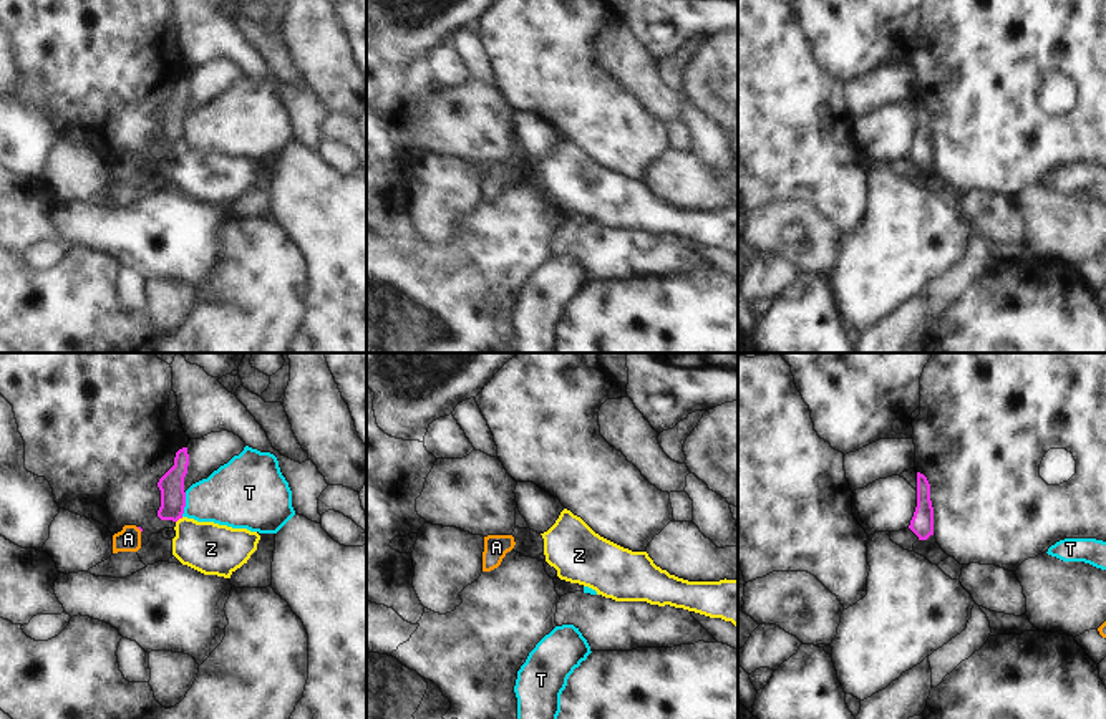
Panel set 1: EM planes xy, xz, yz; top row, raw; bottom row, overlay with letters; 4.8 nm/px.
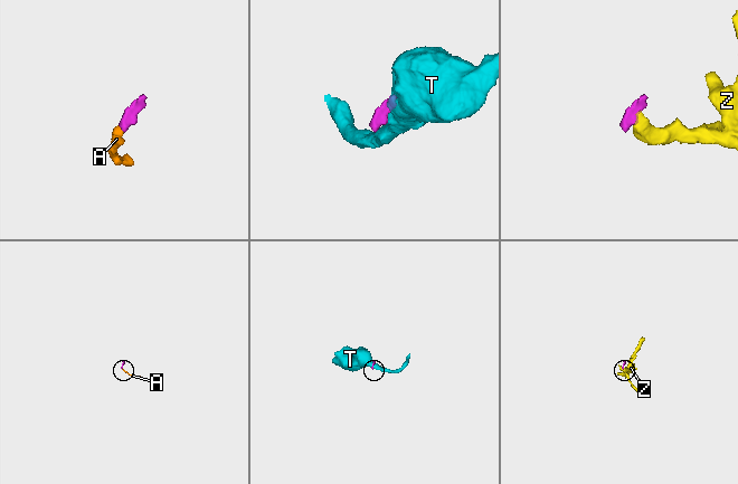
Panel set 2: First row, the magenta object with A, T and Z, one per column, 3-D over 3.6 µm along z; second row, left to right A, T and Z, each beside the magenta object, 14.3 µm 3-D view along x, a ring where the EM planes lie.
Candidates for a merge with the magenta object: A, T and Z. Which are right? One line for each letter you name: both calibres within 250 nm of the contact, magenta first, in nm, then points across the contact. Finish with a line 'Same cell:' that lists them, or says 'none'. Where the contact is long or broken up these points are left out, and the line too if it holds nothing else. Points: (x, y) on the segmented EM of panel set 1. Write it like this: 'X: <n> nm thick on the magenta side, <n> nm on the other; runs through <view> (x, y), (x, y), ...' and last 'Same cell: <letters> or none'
A: 20 nm thick on the magenta side, 110 nm on the other; runs through xy (138, 527), (140, 529), (128, 539)
Same cell: A

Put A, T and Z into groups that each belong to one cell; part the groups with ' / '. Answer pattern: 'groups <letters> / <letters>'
groups A / T / Z

